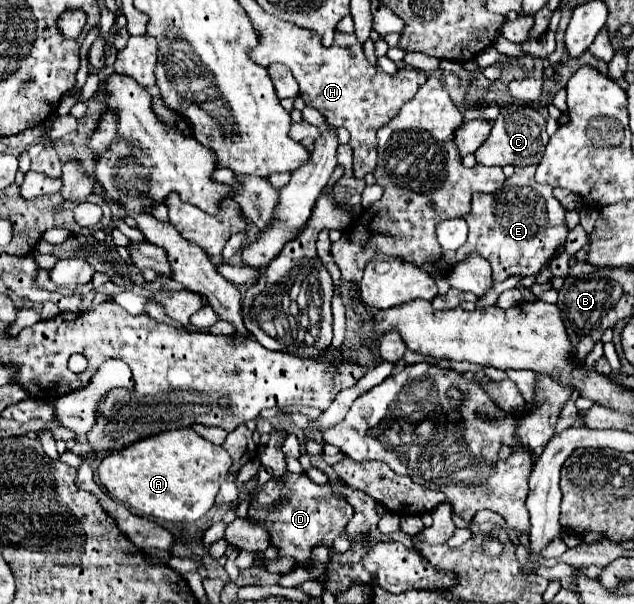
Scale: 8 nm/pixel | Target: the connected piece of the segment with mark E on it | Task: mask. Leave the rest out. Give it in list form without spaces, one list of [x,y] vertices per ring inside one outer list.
[[[536,166],[516,168],[514,176],[510,176],[500,190],[496,190],[492,194],[474,194],[472,196],[472,210],[464,218],[468,222],[470,234],[468,234],[466,244],[460,246],[460,250],[456,252],[456,260],[464,258],[464,254],[476,250],[490,262],[492,280],[502,282],[508,276],[534,276],[558,254],[560,246],[564,246],[568,242],[568,232],[570,232],[566,226],[566,210],[552,196],[552,190],[554,190],[552,186],[534,182],[534,178],[532,178],[534,170],[536,170]]]

